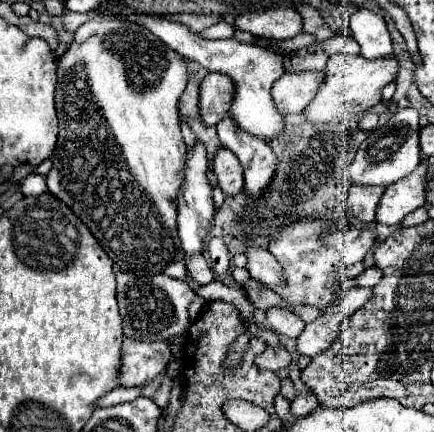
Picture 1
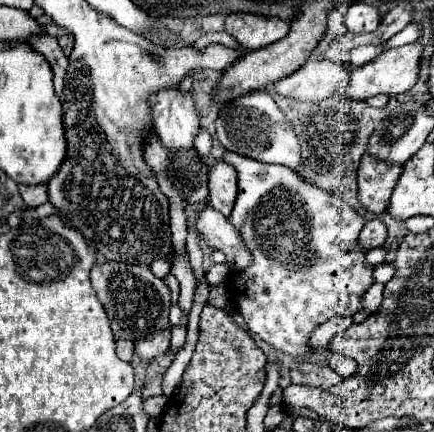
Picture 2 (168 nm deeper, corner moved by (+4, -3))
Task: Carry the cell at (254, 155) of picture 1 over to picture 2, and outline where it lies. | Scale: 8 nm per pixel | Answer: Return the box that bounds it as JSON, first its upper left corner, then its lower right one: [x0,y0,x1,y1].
[223,150,373,358]

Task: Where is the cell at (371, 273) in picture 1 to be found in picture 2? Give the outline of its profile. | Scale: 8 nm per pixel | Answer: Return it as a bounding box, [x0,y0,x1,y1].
[375,264,395,284]

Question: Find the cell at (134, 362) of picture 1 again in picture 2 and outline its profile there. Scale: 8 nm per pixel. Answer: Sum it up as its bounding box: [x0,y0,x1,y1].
[135,328,171,360]

